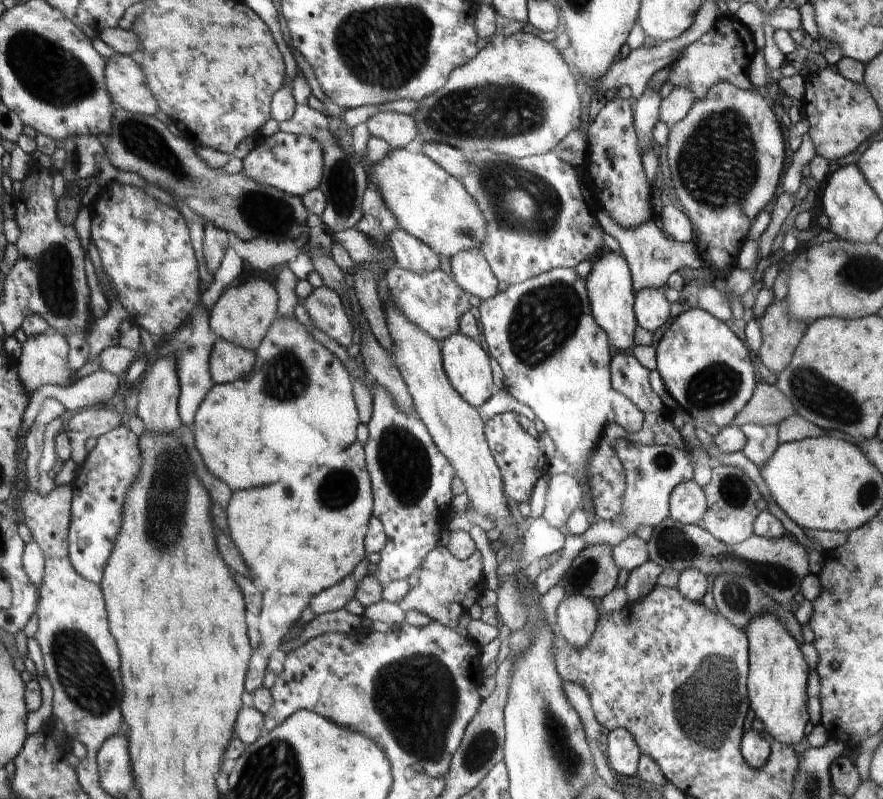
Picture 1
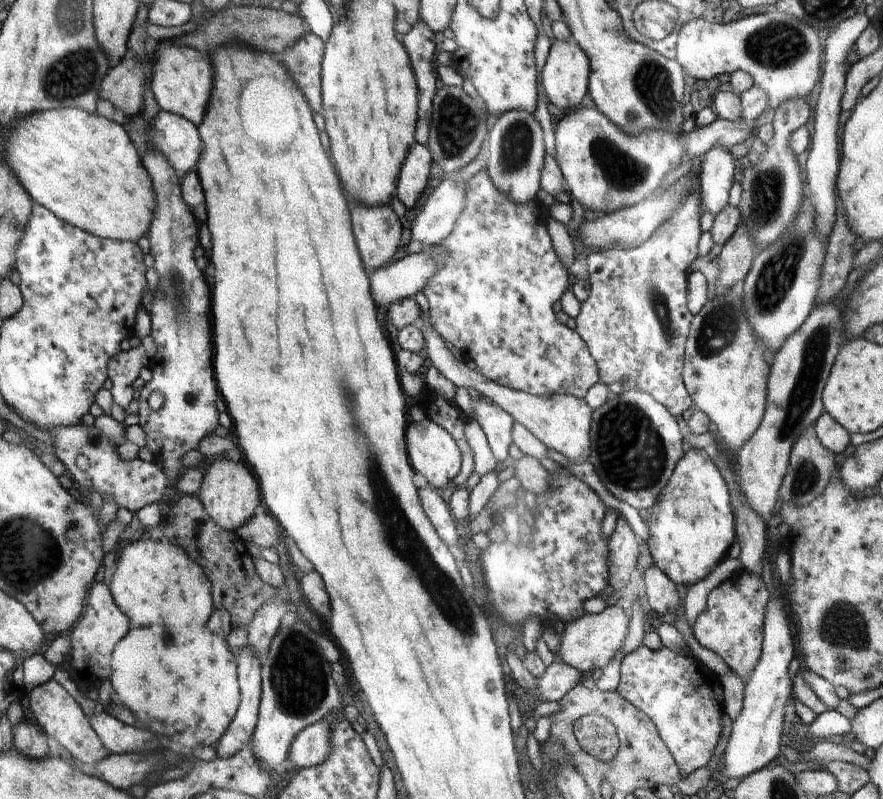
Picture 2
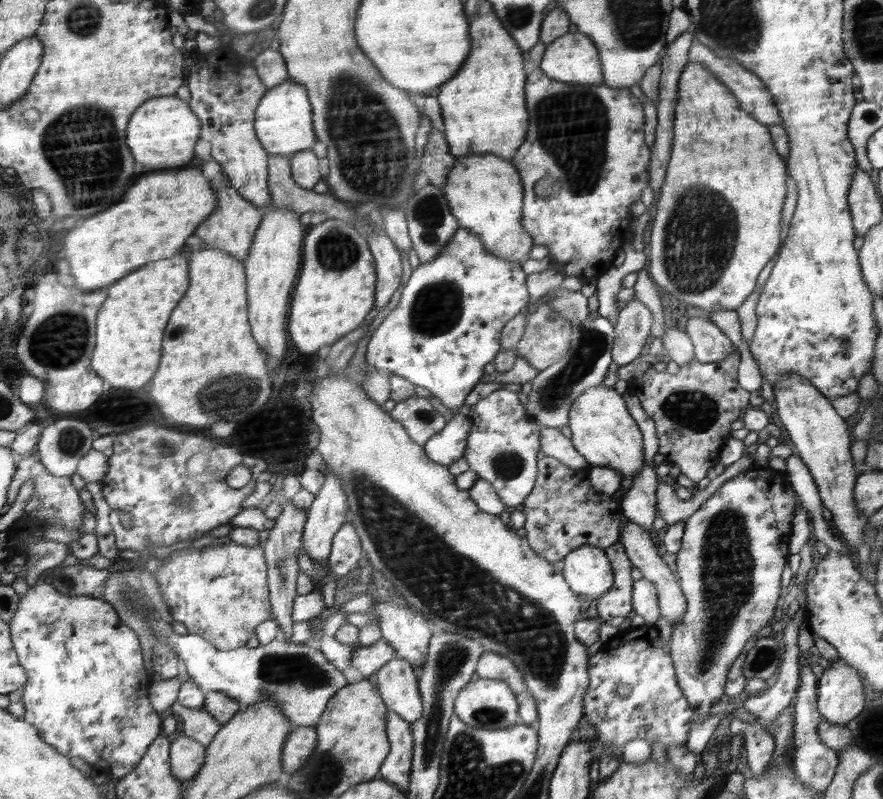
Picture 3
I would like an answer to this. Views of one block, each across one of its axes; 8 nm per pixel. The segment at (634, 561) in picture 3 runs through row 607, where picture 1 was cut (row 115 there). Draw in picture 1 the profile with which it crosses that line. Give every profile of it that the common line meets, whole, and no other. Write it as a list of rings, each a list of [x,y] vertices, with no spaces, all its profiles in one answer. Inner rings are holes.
[[[686,84],[674,86],[670,93],[661,100],[659,106],[659,120],[668,125],[670,129],[674,124],[680,122],[692,110],[697,97]]]

